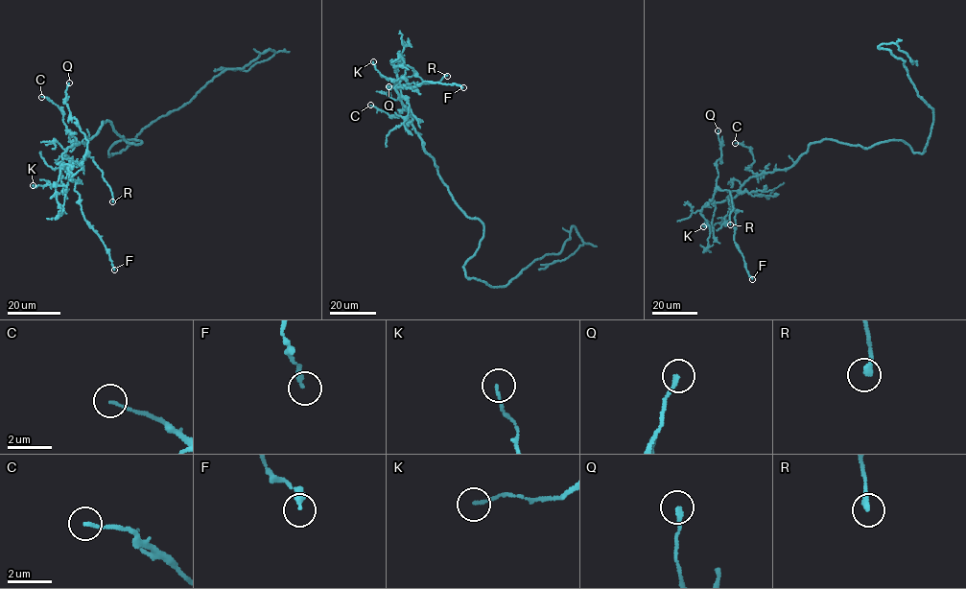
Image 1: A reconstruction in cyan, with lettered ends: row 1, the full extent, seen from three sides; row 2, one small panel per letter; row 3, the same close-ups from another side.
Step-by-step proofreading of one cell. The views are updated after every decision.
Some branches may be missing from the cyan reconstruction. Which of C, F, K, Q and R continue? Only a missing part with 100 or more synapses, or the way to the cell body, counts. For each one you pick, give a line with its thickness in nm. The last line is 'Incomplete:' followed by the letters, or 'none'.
Incomplete: none

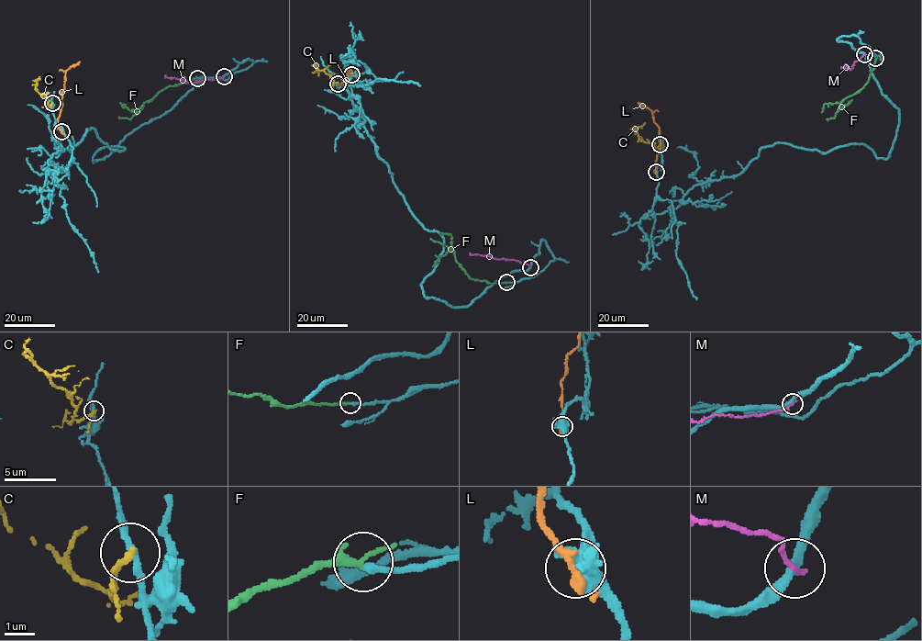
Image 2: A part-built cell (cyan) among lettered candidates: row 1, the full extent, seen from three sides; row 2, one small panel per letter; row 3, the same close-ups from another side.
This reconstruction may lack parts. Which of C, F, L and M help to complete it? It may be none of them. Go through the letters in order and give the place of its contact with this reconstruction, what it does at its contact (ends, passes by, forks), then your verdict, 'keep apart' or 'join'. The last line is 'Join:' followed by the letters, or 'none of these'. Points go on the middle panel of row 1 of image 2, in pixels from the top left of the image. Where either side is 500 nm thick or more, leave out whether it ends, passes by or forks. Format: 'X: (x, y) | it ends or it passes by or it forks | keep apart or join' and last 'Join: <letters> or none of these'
C: (338, 84) | it passes by | keep apart
F: (506, 282) | it passes by | join
L: (351, 74) | keep apart
M: (530, 267) | it ends | keep apart
Join: F

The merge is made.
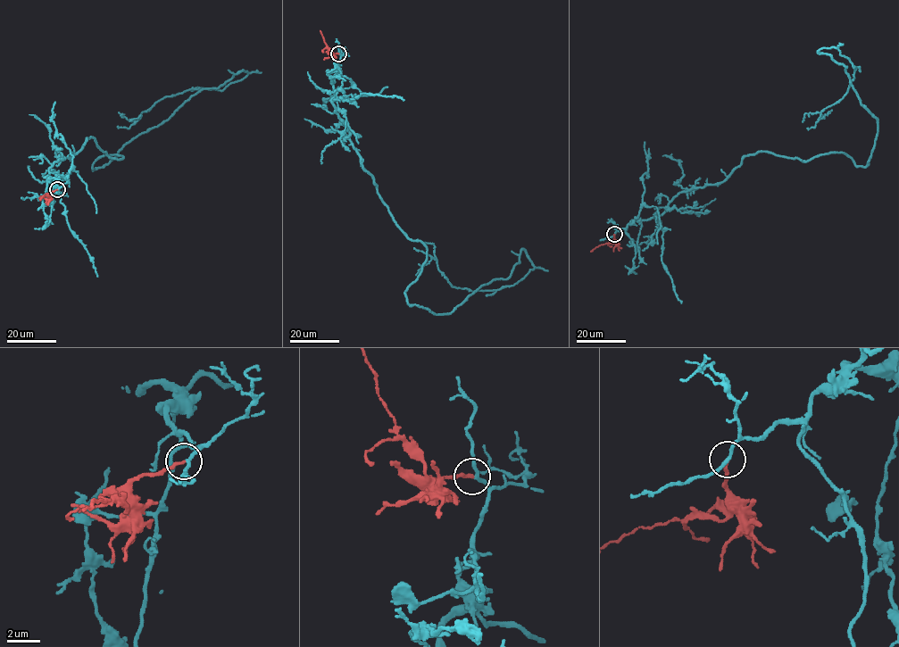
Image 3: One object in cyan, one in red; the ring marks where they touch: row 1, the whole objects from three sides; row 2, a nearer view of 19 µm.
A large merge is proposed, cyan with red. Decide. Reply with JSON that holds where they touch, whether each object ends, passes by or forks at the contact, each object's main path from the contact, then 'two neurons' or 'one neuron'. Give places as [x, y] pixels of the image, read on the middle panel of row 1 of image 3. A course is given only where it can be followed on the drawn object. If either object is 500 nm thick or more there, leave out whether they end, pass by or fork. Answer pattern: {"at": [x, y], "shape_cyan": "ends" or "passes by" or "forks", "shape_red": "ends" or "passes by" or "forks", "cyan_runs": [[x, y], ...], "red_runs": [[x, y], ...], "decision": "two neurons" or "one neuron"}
{"at": [338, 53], "shape_cyan": "passes by", "shape_red": "ends", "cyan_runs": [[338, 53], [335, 111], [427, 249], [408, 304], [534, 268], [415, 275]], "red_runs": [[338, 53], [331, 53], [320, 30]], "decision": "one neuron"}

